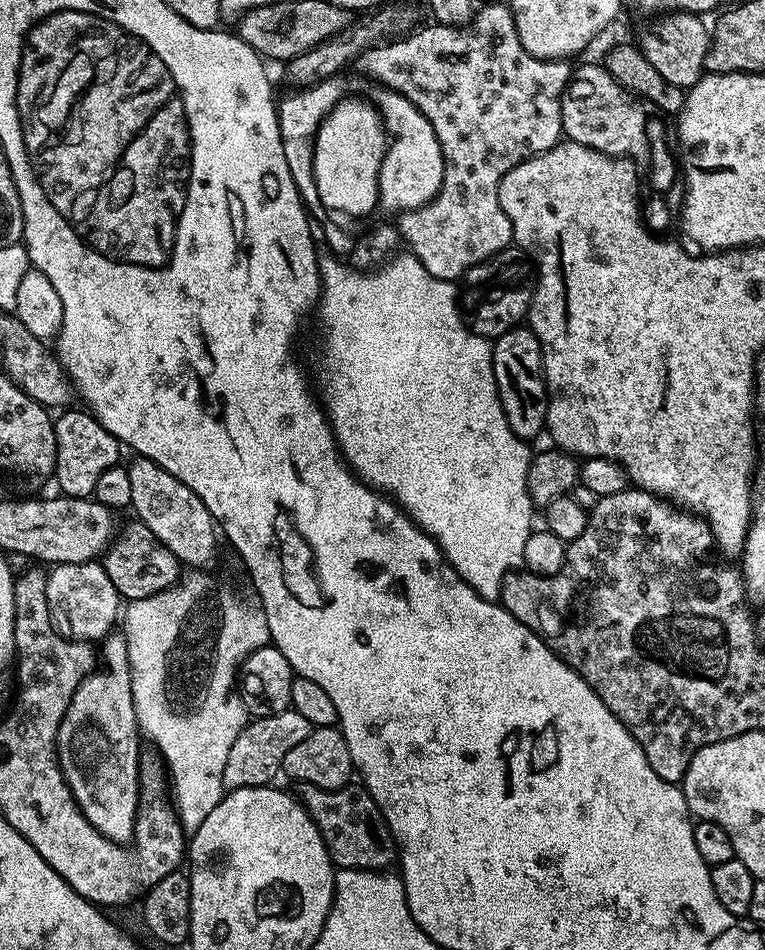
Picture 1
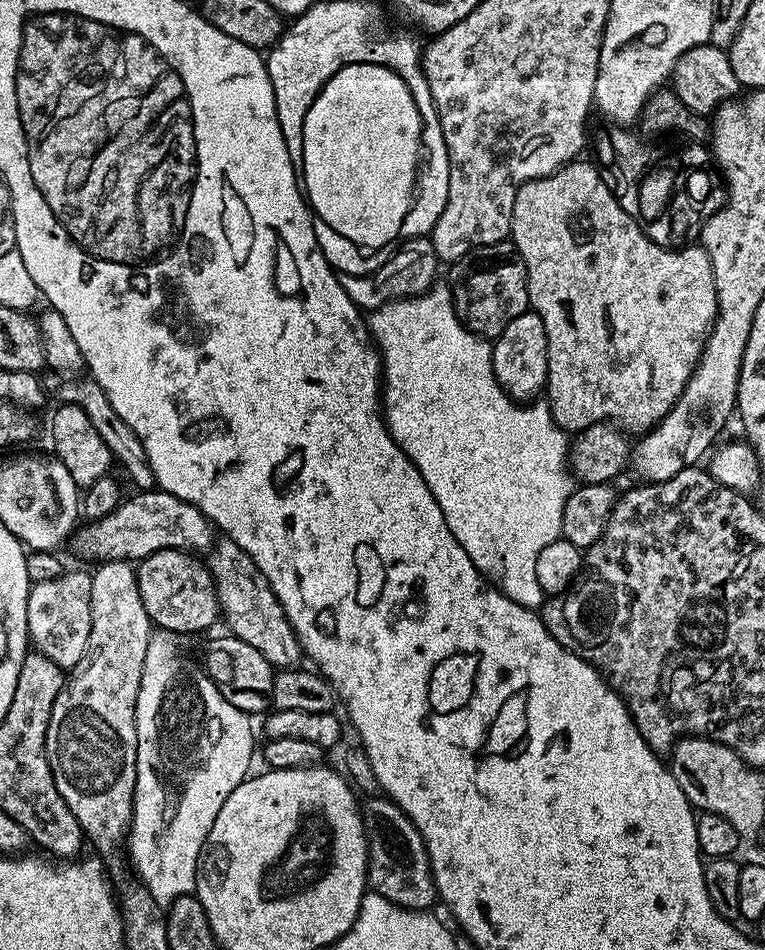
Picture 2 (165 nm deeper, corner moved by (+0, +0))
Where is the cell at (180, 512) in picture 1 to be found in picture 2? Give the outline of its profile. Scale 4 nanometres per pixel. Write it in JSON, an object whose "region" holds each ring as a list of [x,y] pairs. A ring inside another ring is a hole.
{"region":[[[220,538],[215,541],[206,563],[216,583],[222,620],[228,623],[227,631],[254,646],[254,650],[258,650],[258,654],[262,654],[273,669],[297,667],[302,660],[300,643],[286,618],[286,610],[282,610],[282,602],[278,602],[274,590],[270,590],[270,582],[266,582],[254,558],[250,558],[250,554],[232,540]]]}

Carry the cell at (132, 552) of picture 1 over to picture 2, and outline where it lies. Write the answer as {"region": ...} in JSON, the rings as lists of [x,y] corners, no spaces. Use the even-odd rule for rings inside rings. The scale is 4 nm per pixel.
{"region":[[[158,550],[139,561],[136,577],[142,606],[157,629],[177,634],[204,632],[221,615],[216,583],[207,563],[191,552]]]}

